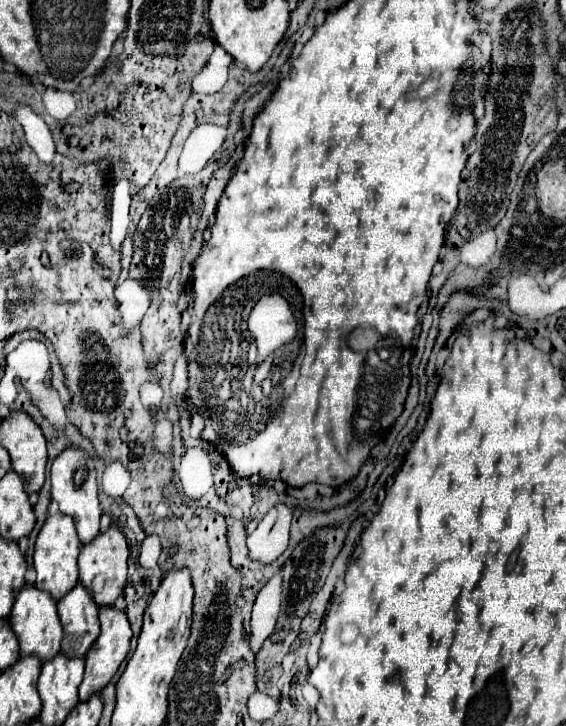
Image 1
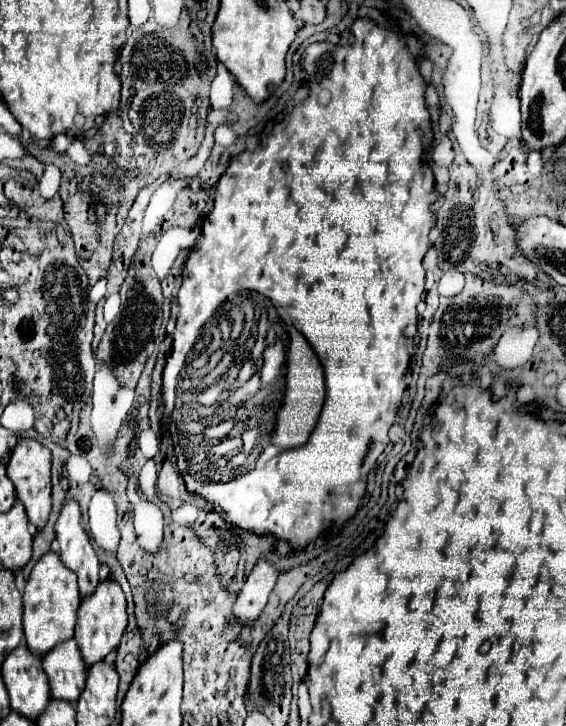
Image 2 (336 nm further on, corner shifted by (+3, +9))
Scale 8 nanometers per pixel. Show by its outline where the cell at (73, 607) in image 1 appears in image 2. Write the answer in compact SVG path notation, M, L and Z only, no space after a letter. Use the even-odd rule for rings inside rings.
M69 639L61 645L57 645L57 649L49 651L43 657L43 669L47 673L49 679L49 687L51 687L51 699L59 699L59 701L69 701L75 703L79 699L79 695L85 689L85 679L87 679L87 671L85 671L85 663L81 661L81 653L77 649L75 639Z

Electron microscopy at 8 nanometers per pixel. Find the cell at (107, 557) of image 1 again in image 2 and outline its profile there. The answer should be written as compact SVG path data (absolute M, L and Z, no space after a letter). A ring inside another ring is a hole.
M101 581L97 585L97 593L93 597L85 597L77 611L77 627L75 627L75 641L81 651L81 657L87 667L103 661L111 651L119 647L123 631L127 627L127 611L125 611L125 595L121 587L113 581Z

